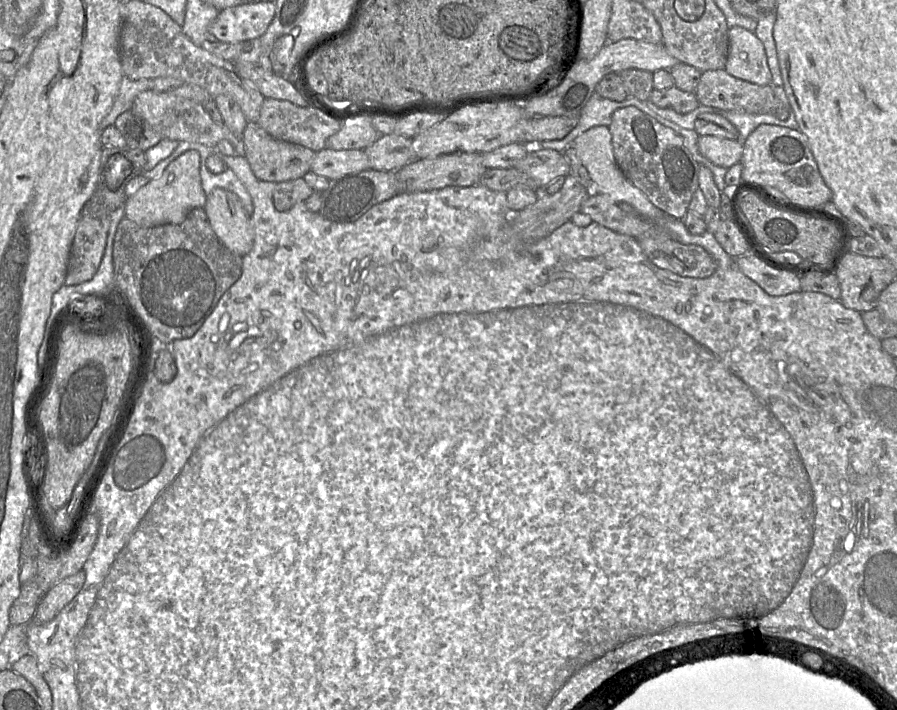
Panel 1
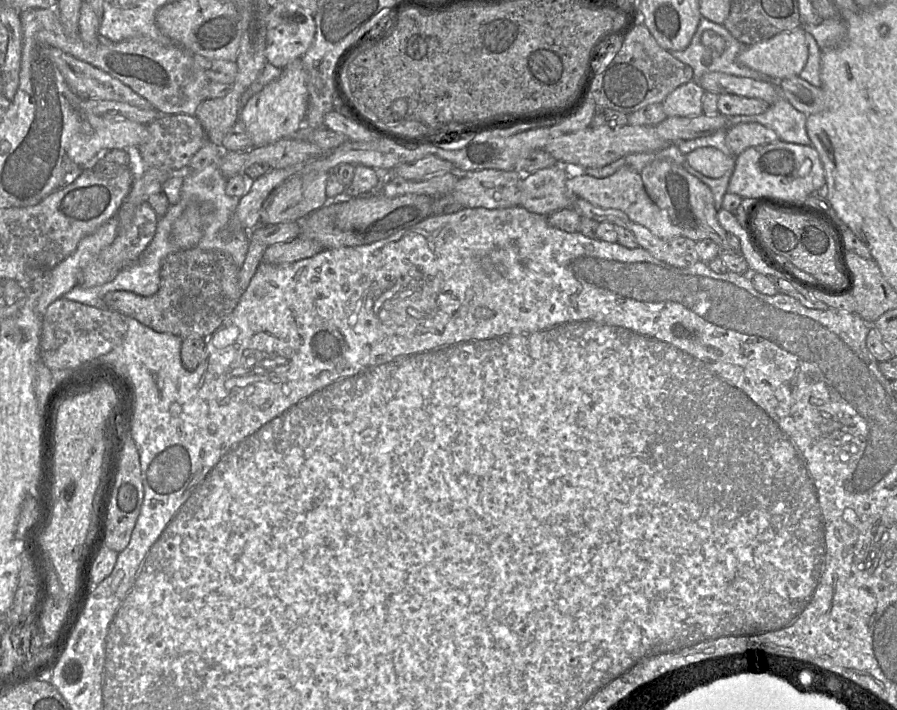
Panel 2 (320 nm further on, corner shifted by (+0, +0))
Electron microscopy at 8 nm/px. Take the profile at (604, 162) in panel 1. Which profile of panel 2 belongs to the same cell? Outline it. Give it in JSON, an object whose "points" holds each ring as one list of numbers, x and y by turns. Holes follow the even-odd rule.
{"points":[[621,167,614,174,606,178,595,178,590,175,569,171,566,185,575,198,584,199,600,208,620,210,630,221,647,228,653,235,659,238,682,236,681,229,674,225,668,215,650,199,644,189,640,174,631,168]]}

